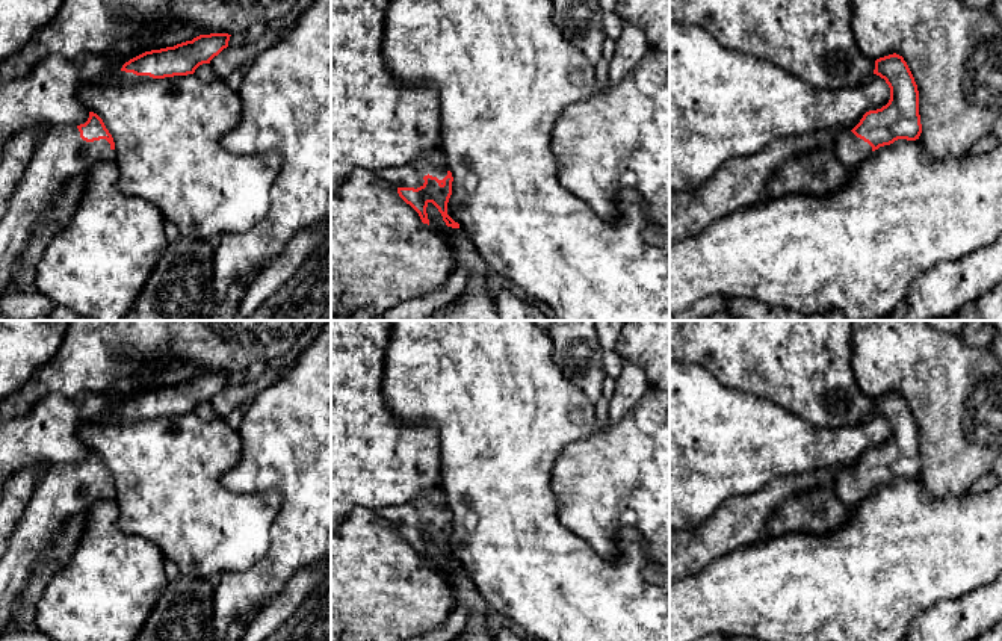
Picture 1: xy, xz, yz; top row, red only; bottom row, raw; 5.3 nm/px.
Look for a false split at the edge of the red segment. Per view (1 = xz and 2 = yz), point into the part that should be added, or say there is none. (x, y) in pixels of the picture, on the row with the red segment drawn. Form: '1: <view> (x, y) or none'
1: xz (432, 162)
2: yz (851, 150)

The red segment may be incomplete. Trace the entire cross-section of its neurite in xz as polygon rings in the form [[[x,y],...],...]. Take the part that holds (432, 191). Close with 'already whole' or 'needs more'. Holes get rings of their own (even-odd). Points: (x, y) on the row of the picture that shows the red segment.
[[[440,150],[428,151],[405,166],[387,168],[376,174],[397,189],[399,197],[419,213],[423,224],[429,225],[426,207],[432,203],[447,227],[459,228],[447,215],[453,177]]]; needs more

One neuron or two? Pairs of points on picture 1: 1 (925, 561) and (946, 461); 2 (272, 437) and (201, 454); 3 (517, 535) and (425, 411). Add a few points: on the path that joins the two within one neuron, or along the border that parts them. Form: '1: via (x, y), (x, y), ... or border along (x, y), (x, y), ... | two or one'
1: border along (918, 478), (936, 498), (958, 498), (969, 492) | two
2: border along (239, 431), (242, 443), (241, 458), (222, 473) | two
3: via (502, 502), (496, 473), (458, 436) | one

